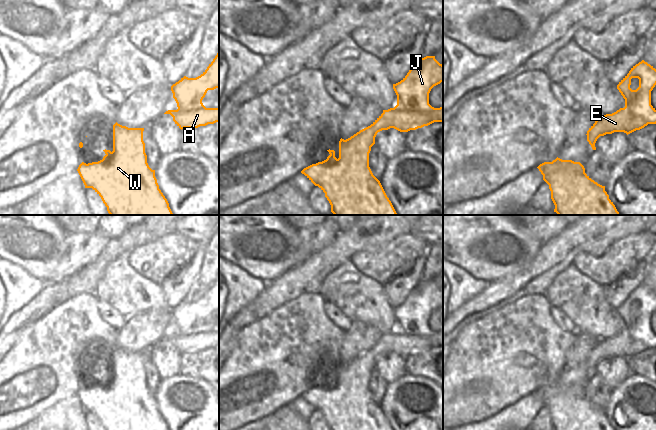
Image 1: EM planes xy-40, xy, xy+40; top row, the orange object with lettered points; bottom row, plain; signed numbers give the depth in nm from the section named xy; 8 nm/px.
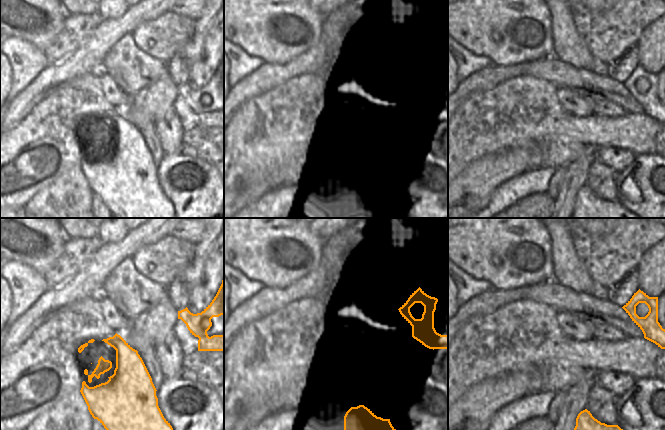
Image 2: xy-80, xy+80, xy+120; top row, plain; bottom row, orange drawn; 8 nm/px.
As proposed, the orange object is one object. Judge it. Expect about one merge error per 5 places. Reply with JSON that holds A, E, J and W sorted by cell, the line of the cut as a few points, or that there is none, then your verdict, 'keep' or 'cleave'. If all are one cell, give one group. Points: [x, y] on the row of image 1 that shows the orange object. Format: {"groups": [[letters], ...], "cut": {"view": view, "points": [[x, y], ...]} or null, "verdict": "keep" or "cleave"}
{"groups": [["A", "E", "J", "W"]], "cut": null, "verdict": "keep"}

